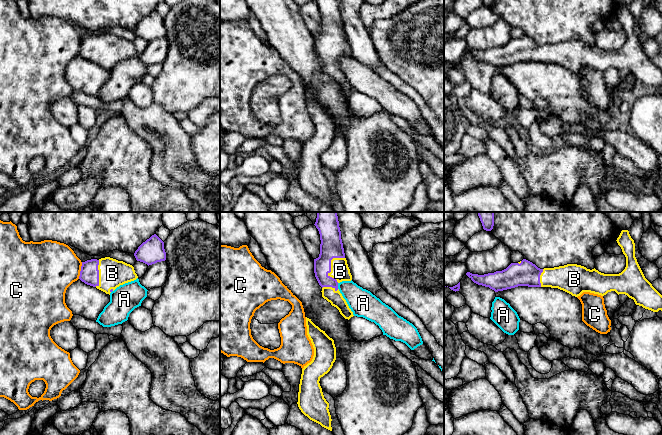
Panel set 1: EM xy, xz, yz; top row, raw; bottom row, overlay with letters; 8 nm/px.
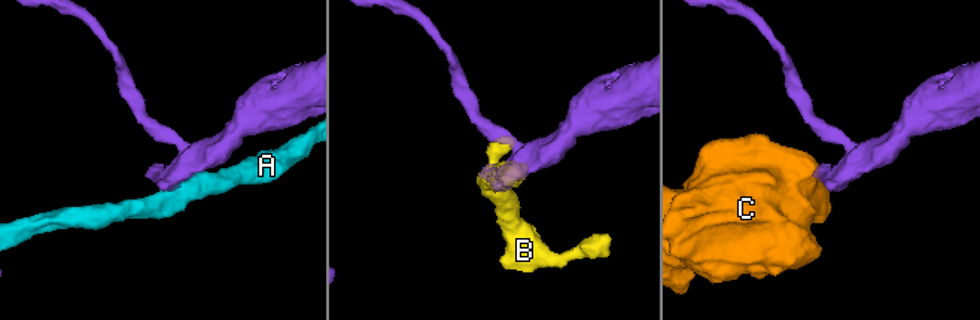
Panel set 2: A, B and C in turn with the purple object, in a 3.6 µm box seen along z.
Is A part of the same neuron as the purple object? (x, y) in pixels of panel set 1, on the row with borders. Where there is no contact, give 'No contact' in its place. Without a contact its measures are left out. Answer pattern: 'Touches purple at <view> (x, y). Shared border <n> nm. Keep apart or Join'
Touches purple at xz (337, 286). Shared border 50 nm. Keep apart

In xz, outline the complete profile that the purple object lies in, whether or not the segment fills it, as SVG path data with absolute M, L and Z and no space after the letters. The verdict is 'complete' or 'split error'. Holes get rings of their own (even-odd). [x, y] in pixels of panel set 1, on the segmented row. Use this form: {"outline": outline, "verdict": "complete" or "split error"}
{"outline": "M317 212L314 225L321 240L319 257L314 259L314 273L322 287L322 297L349 320L354 315L340 293L338 284L351 281L352 275L345 258L337 212Z", "verdict": "split error"}

